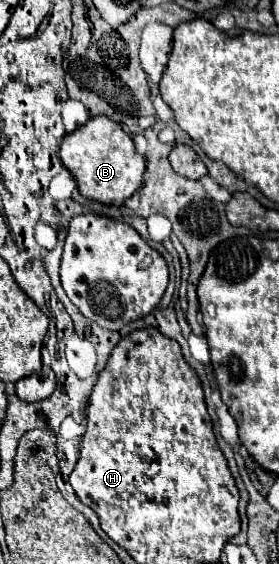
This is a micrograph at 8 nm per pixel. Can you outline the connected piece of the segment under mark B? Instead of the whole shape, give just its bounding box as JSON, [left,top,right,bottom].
[59,115,145,207]

